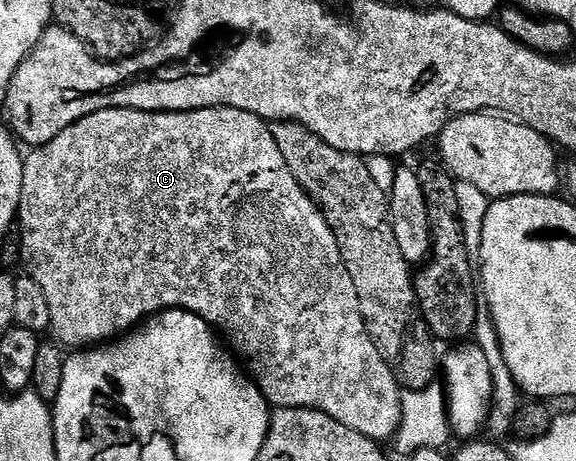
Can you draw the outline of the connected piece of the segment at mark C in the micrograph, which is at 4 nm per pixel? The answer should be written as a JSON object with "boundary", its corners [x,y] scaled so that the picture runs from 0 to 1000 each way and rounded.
{"boundary":[[[389,234],[335,236],[330,245],[182,236],[125,267],[125,275],[104,284],[104,293],[83,312],[54,321],[42,347],[38,430],[28,473],[30,495],[38,499],[35,566],[40,577],[45,573],[43,590],[50,601],[69,614],[76,649],[83,649],[83,677],[90,681],[85,720],[95,722],[109,751],[163,753],[217,725],[252,696],[257,683],[280,679],[283,670],[325,670],[361,698],[396,748],[399,738],[405,772],[418,785],[470,881],[554,887],[597,918],[597,926],[658,961],[675,959],[689,939],[698,913],[698,852],[686,803],[679,785],[667,781],[660,761],[653,761],[653,744],[646,744],[639,727],[625,683],[625,649],[618,649],[618,623],[611,623],[611,597],[604,597],[597,579],[576,492],[569,492],[557,453],[533,423],[528,406],[514,397],[507,371],[500,371],[500,354],[493,354],[493,336],[486,336],[486,319],[479,319],[469,271],[455,256],[431,241]]]}

